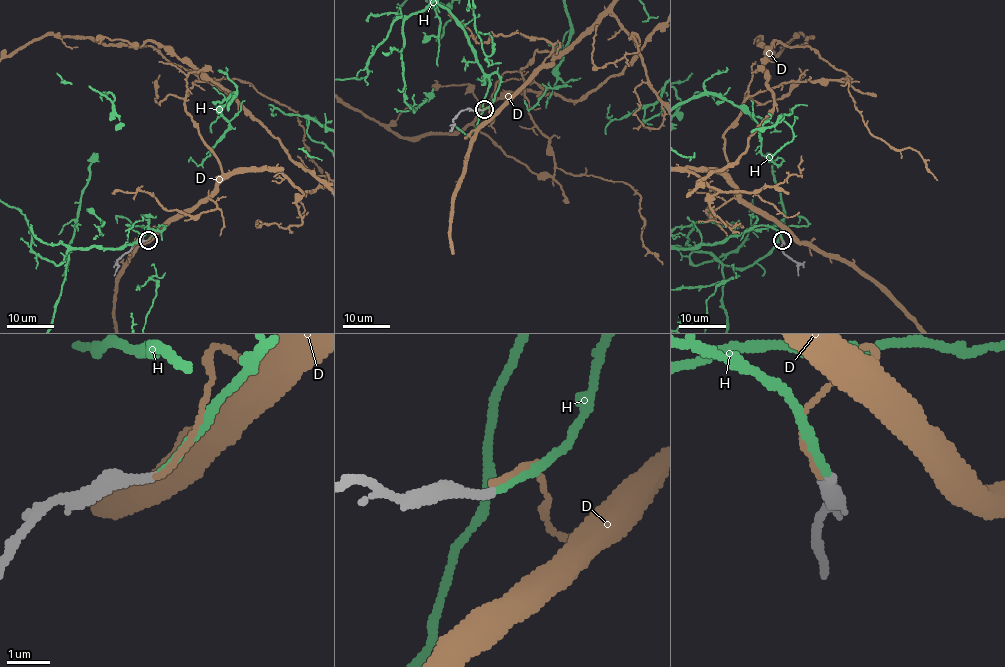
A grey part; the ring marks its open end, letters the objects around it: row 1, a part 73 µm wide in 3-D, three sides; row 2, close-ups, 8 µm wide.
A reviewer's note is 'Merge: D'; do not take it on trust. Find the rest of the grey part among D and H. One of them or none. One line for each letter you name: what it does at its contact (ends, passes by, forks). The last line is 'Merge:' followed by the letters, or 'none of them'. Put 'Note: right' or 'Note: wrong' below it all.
H: it ends
Merge: H
Note: wrong

